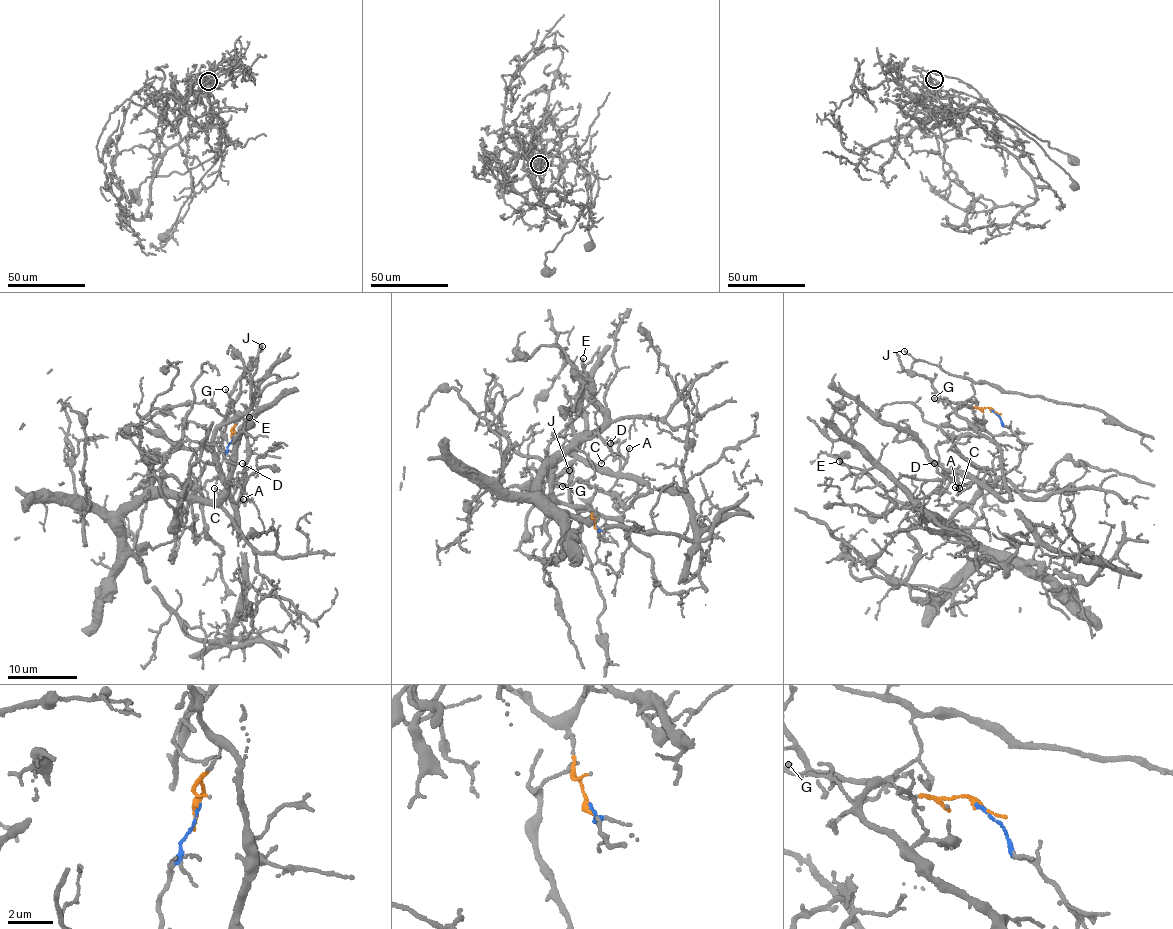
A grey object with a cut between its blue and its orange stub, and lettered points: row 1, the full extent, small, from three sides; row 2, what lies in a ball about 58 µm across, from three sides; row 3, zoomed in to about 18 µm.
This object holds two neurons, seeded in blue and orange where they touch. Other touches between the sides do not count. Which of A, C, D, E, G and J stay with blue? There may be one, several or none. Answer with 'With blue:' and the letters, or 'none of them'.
With blue: E

